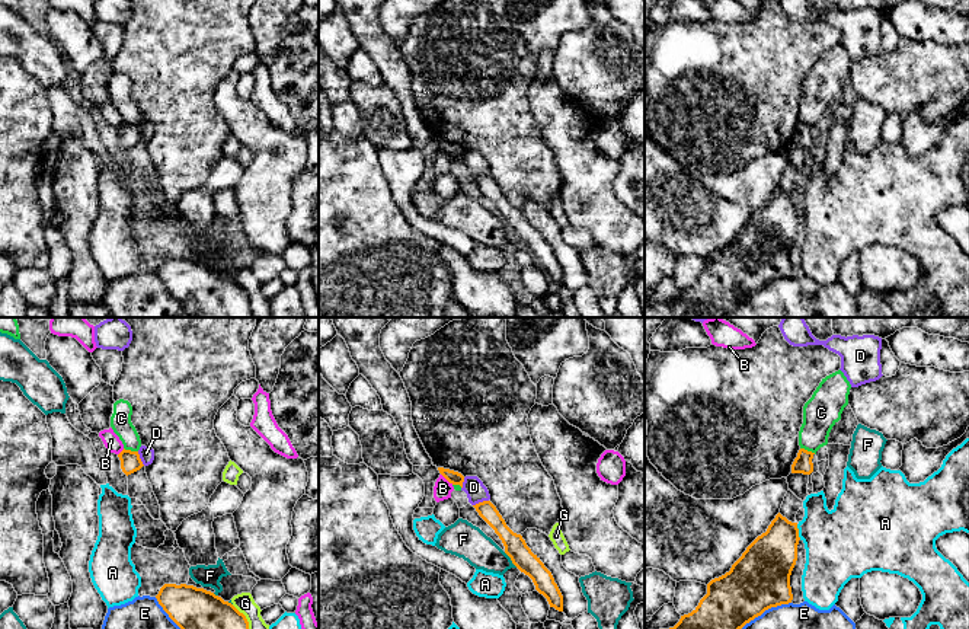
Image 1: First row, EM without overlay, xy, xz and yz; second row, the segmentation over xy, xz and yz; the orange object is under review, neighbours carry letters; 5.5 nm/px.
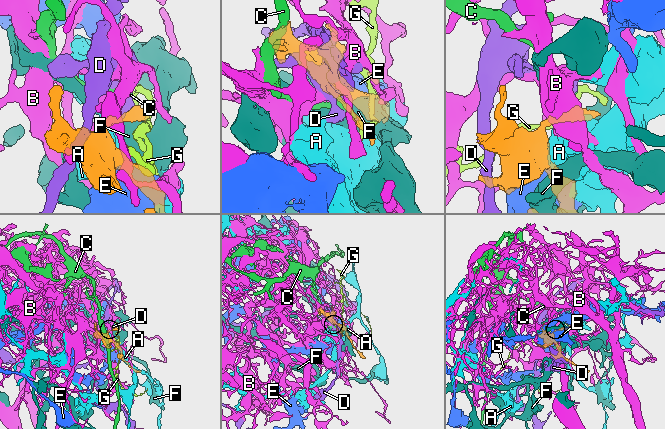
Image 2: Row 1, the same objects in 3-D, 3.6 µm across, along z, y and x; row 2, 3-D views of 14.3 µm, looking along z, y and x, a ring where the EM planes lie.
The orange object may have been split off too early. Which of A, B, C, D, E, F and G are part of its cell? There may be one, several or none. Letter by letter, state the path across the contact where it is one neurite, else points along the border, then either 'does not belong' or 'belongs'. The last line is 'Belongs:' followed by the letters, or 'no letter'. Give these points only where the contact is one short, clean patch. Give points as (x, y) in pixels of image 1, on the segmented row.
A: does not belong
B: border along xz (441, 473), (453, 484); does not belong
C: border along yz (800, 447), (815, 453); does not belong
D: border along xz (488, 500), (473, 505); does not belong
E: does not belong
F: does not belong
G: does not belong
Belongs: no letter

